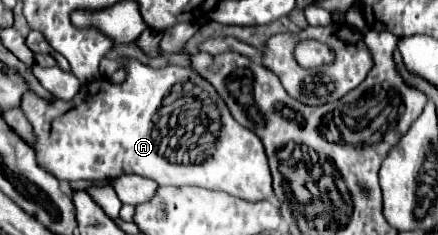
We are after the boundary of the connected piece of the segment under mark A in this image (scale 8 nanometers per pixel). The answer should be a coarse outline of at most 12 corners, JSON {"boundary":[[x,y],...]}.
{"boundary":[[127,58],[25,94],[40,167],[281,201],[263,142],[191,66]]}

